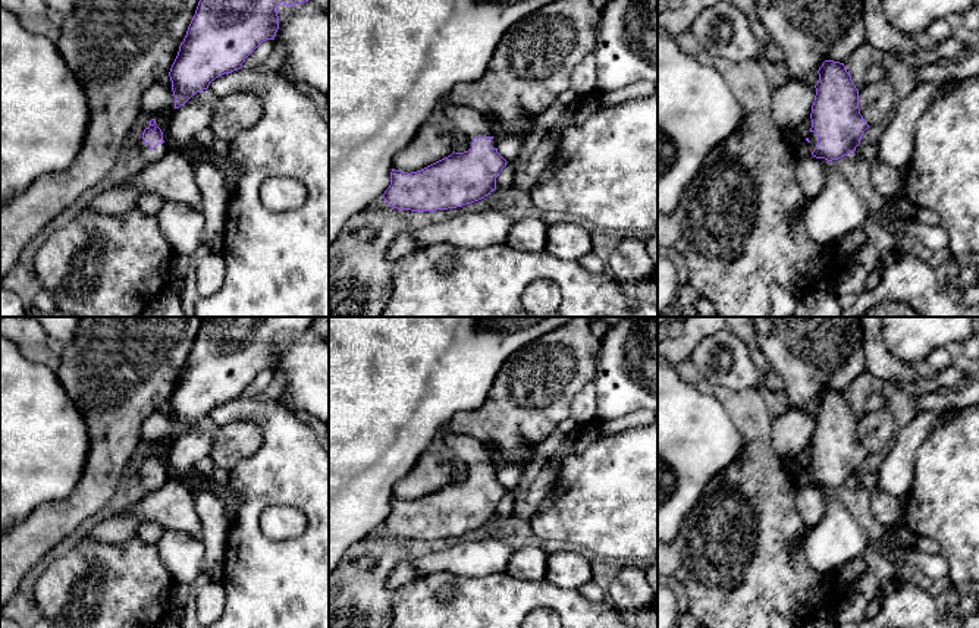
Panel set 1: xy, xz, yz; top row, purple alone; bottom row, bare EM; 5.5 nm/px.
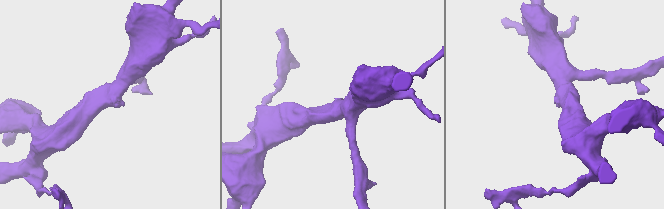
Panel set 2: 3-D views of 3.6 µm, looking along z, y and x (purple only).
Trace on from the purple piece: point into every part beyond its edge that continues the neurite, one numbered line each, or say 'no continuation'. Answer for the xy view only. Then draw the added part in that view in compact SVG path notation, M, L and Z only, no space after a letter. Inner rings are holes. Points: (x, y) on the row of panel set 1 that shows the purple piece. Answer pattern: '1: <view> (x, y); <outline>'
1: xy (147, 154); M164 134L163 141L164 141L163 144L159 144L154 150L151 150L150 145L145 144L142 138L139 139L138 151L144 164L160 160L169 151L169 138Z

